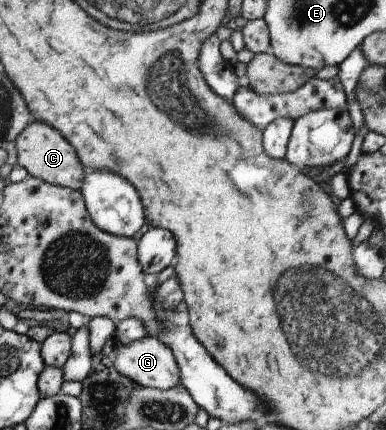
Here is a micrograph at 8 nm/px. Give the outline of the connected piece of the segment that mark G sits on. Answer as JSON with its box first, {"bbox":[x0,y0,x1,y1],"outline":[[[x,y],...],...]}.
{"bbox":[110,335,181,390],"outline":[[[145,335],[139,341],[130,342],[128,345],[117,344],[110,361],[122,375],[130,378],[137,386],[167,390],[181,385],[180,370],[173,351],[157,337]]]}

